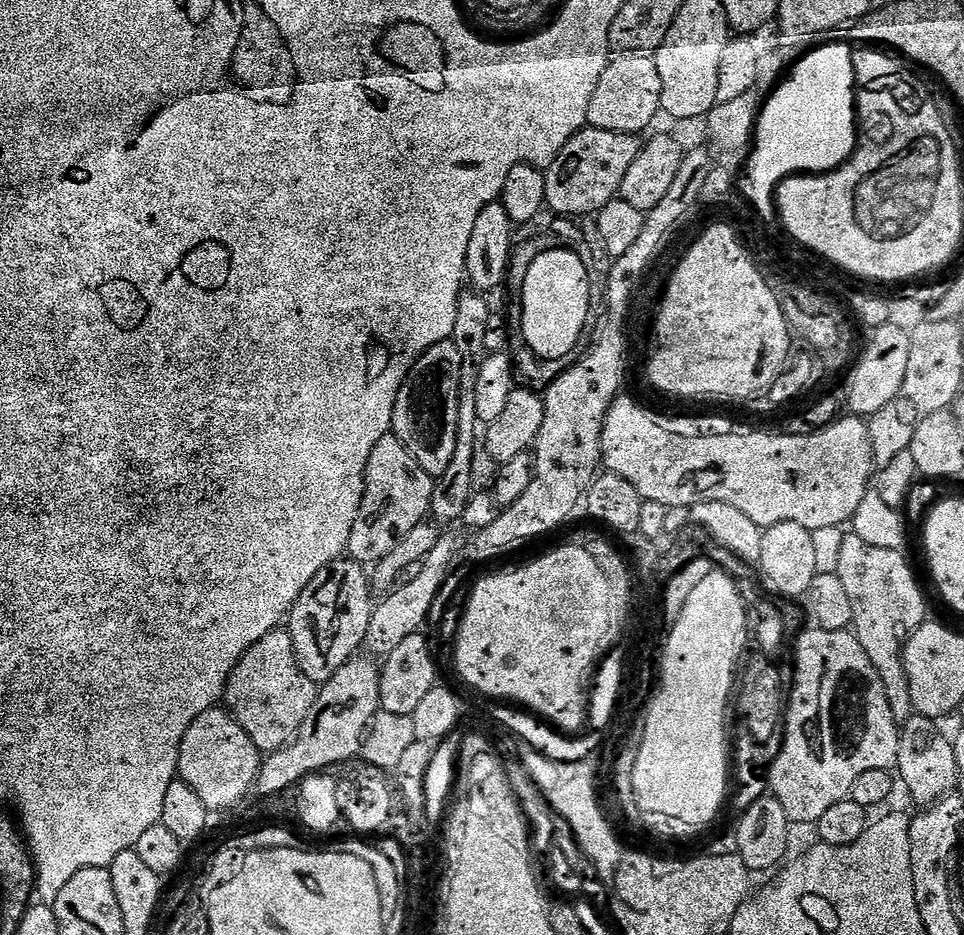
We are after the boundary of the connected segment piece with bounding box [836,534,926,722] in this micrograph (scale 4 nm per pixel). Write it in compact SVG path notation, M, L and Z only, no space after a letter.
M848 534L842 542L842 555L836 571L854 606L852 623L856 641L862 650L866 650L870 666L878 670L878 678L882 678L882 686L886 686L886 698L890 698L890 710L898 722L906 722L914 715L912 687L904 665L904 650L909 637L926 622L924 592L904 555L903 551L869 546L862 542L862 538Z

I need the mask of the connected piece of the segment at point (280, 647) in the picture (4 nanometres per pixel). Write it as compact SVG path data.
M287 630L266 634L240 659L230 674L224 691L223 703L233 718L250 734L250 742L262 754L283 752L300 735L313 715L317 685L302 674L298 658L294 654L294 642Z

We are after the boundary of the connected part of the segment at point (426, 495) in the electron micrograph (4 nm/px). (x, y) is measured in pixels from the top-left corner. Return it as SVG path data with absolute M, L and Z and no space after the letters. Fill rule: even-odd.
M395 434L383 436L378 442L378 446L374 446L374 450L366 462L364 497L362 506L358 510L358 518L350 530L347 555L357 564L365 566L375 566L387 558L402 542L402 538L406 538L406 534L410 534L410 530L425 523L431 506L433 485L433 476L426 474L426 470L422 470L422 466L418 466L418 462L410 454L410 450L406 450L406 446L402 446L402 442Z

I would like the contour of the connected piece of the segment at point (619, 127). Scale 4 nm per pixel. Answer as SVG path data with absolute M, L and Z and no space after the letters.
M620 54L609 59L590 100L588 124L611 132L641 134L661 115L662 78L652 54Z

